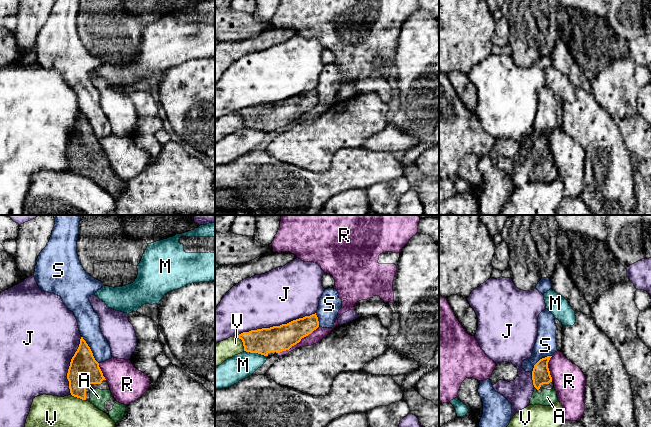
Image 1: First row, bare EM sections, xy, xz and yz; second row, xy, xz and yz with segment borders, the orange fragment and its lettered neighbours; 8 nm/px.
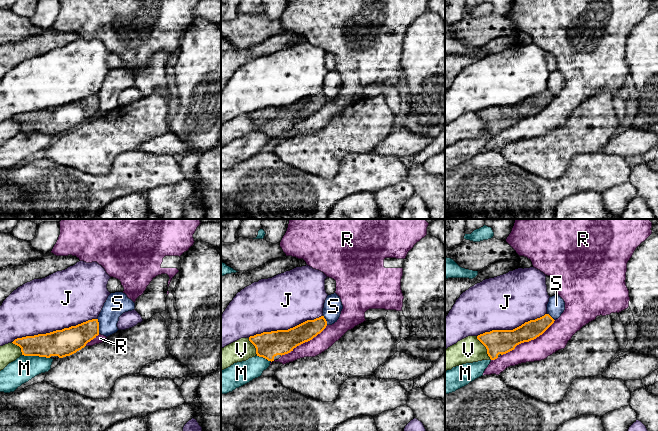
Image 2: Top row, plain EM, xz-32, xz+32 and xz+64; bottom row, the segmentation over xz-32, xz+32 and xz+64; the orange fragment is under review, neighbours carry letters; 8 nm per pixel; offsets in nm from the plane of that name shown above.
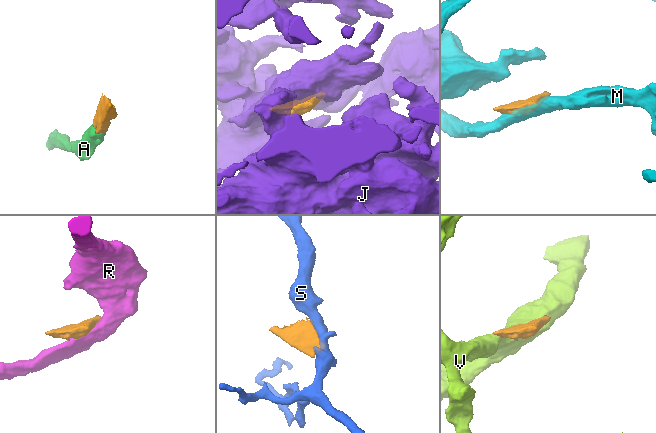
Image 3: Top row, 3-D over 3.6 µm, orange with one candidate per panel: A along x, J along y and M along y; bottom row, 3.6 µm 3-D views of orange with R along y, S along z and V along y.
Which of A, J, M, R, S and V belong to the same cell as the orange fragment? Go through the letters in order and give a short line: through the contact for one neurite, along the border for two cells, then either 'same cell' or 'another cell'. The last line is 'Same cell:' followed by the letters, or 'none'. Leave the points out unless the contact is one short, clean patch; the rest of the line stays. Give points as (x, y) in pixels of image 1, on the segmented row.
A: yz (541, 375), (536, 388), (540, 397), (547, 397) | same cell
J: another cell
M: another cell
R: another cell
S: another cell
V: another cell
Same cell: A

